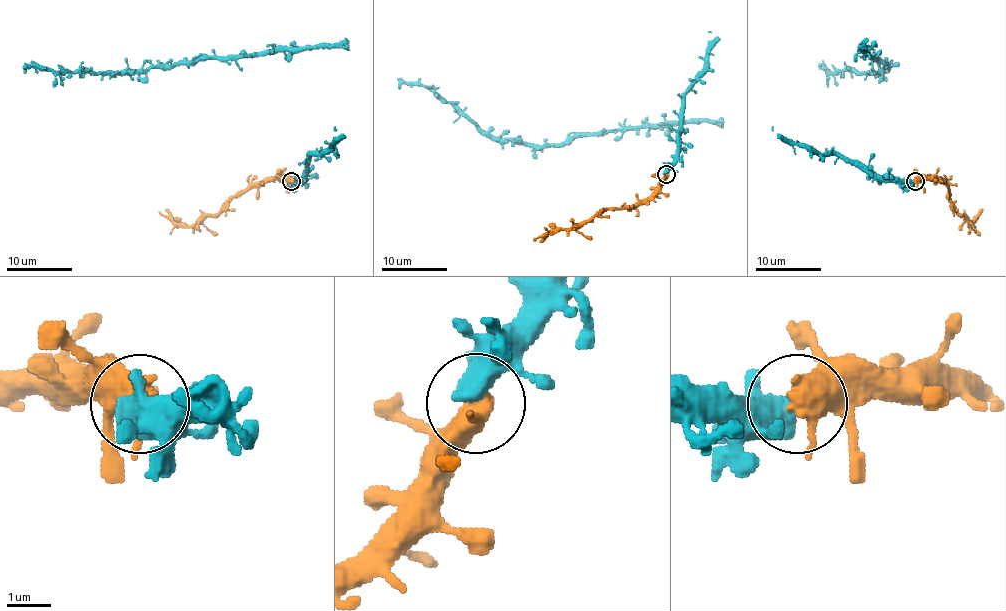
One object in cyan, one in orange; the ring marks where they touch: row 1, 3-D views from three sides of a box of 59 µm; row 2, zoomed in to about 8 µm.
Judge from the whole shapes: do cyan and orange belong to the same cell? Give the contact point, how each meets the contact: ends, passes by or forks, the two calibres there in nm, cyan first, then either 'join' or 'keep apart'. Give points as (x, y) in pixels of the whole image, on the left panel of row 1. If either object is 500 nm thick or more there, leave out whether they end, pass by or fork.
at (291, 181); 460 nm thick on the cyan side, 650 nm on the other; join

